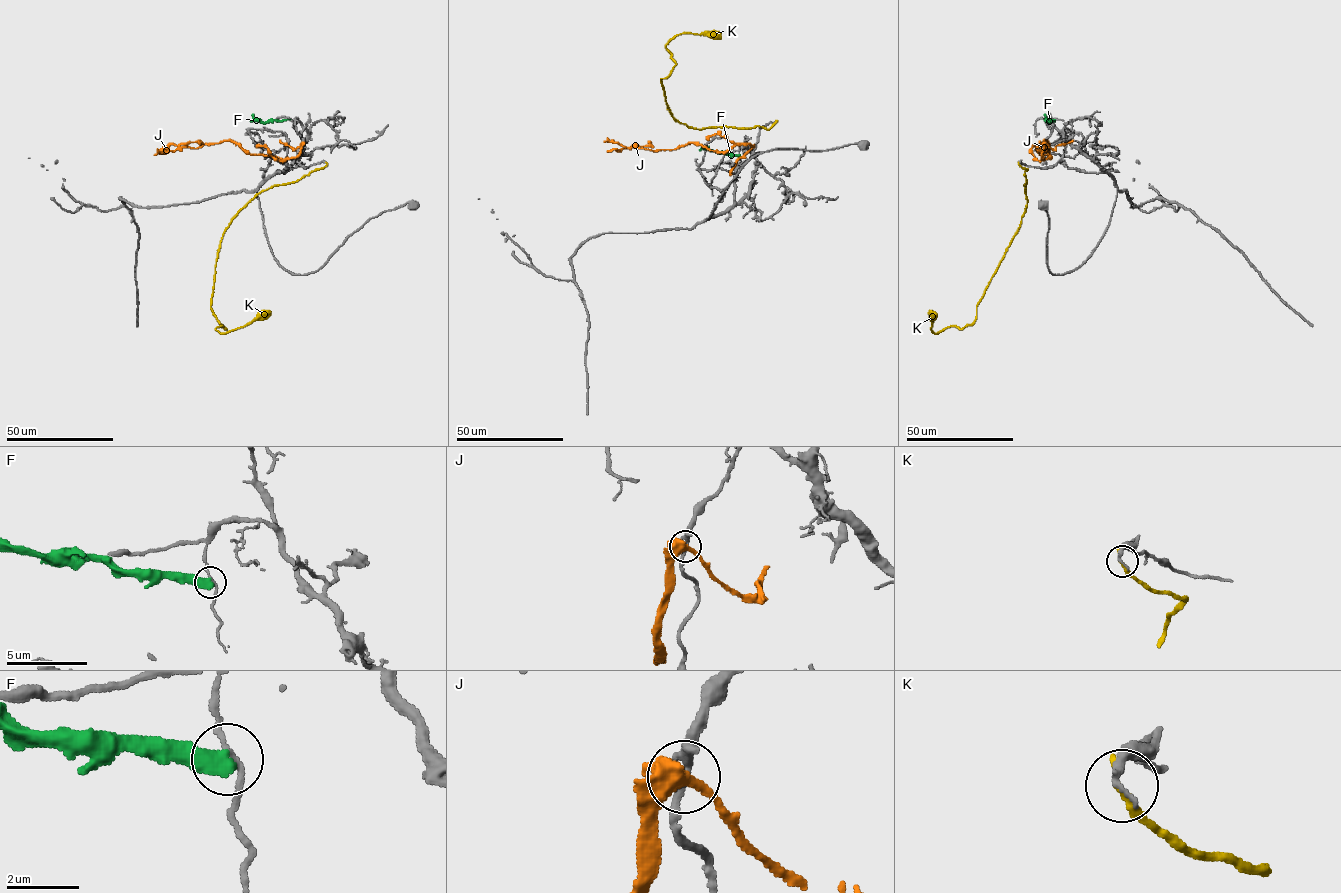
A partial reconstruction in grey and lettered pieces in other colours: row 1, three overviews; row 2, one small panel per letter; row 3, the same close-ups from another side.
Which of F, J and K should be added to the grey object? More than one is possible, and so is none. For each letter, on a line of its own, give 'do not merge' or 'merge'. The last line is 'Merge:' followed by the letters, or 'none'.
F: do not merge
J: do not merge
K: do not merge
Merge: none

